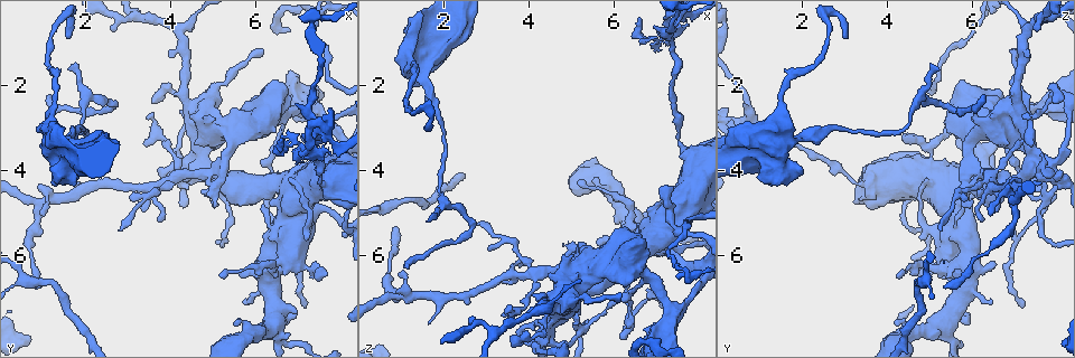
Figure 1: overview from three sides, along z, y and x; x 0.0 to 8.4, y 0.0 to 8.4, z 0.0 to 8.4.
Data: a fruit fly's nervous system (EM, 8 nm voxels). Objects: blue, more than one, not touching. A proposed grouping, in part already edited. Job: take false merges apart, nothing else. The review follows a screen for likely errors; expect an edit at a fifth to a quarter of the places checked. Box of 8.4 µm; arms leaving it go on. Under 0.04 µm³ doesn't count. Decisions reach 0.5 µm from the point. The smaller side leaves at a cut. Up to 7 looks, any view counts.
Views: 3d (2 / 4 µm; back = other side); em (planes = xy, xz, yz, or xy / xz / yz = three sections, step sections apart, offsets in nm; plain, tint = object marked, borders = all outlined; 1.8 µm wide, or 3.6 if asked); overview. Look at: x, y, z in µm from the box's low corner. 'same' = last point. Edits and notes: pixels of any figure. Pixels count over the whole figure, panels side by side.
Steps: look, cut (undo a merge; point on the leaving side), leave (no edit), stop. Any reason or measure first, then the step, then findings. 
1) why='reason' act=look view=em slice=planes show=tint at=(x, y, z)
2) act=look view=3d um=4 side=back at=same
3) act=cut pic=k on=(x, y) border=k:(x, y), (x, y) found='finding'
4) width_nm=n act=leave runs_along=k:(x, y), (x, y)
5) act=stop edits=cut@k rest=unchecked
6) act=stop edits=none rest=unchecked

act=look view=em um=3.6 slice=yz step=4 show=tint at=(6.70, 5.45, 5.70)

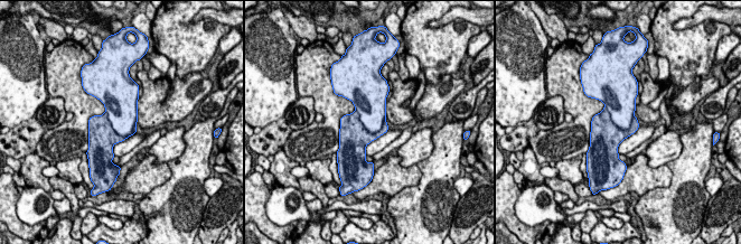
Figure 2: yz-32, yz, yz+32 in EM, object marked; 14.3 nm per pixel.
act=look view=em um=3.6 slice=planes show=tint at=same

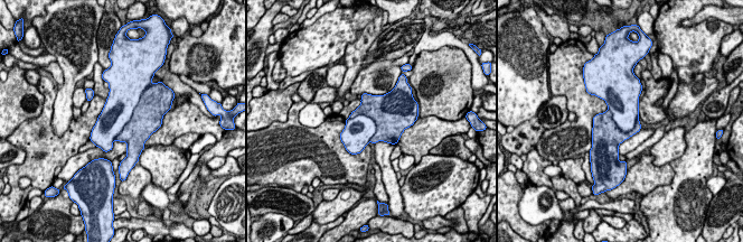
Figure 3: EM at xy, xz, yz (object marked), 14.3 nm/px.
act=cut pic=3 on=(147, 118) border=3:(143, 93), (131, 119), (114, 139) found='a second neuron is stuck on'

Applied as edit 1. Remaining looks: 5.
act=look view=overview

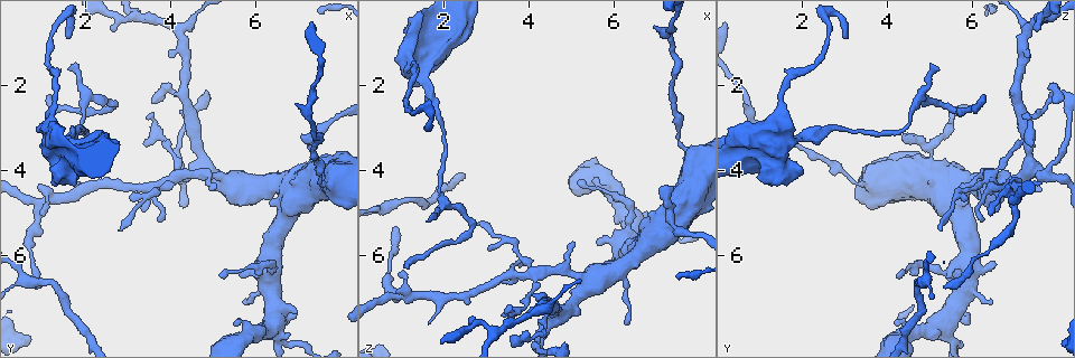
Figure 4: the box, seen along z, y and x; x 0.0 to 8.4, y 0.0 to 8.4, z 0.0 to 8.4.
why='three arms meet' act=look view=em slice=xz step=4 show=tint at=(0.95, 4.85, 6.95)

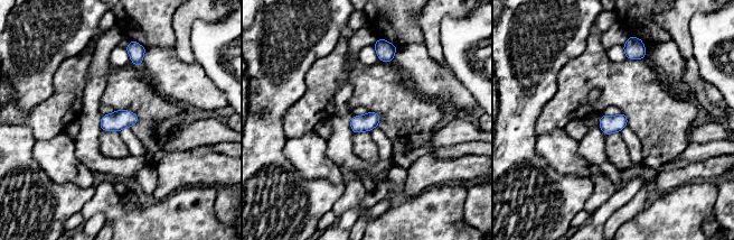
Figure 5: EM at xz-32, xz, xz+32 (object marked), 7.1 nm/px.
act=look view=em slice=planes show=tint at=same

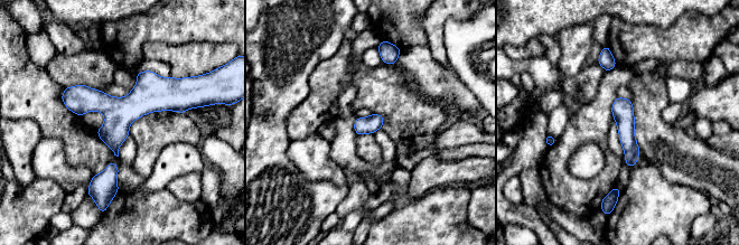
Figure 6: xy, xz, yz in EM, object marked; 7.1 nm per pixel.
act=leave runs_along=6:(64, 97), (105, 104), (185, 104) found='one neuron here'

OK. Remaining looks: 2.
why='calibre changes' act=look view=3d um=2 side=back at=(1.55, 3.25, 1.95)

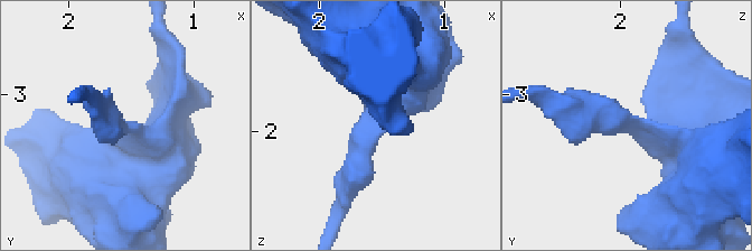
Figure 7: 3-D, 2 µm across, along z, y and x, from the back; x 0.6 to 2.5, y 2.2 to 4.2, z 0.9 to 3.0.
arm_widths_nm=170,480 act=look view=em slice=xy step=16 show=tint at=(1.54, 3.24, 1.92)

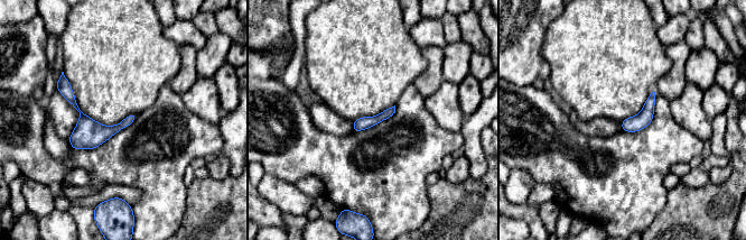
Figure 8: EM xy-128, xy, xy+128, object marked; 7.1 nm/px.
act=leave runs_along=8:(652, 97), (647, 110), (624, 127) found='continuous, no second neuron'

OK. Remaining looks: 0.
act=stop edits=cut@3 rest=unchecked

